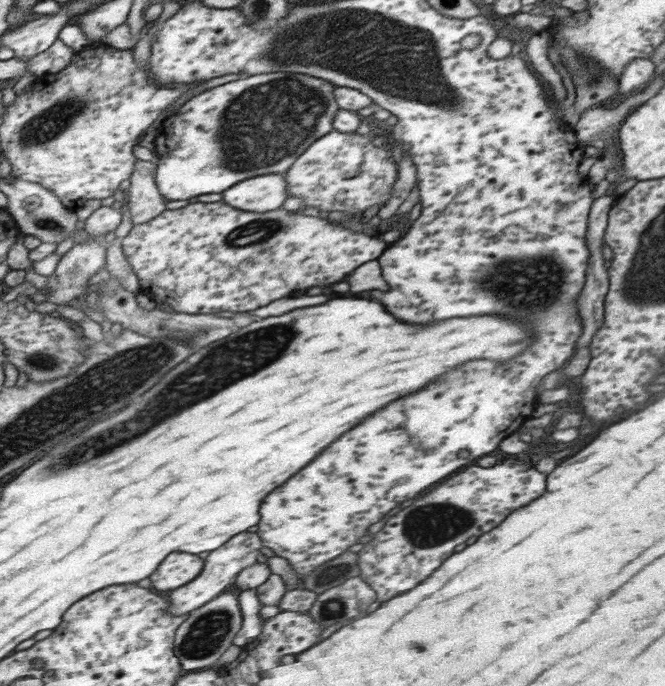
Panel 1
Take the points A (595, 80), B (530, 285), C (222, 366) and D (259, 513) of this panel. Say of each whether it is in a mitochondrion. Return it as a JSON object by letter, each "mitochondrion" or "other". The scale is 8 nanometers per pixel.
{"A":"mitochondrion","B":"mitochondrion","C":"mitochondrion","D":"other"}

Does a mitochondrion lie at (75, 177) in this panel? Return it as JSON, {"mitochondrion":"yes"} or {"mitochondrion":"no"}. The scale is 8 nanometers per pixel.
{"mitochondrion":"no"}

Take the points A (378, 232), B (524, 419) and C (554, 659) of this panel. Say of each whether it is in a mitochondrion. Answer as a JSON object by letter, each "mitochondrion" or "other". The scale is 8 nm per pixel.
{"A":"other","B":"other","C":"other"}

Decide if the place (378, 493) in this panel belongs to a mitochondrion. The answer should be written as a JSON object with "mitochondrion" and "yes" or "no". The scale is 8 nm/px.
{"mitochondrion":"no"}

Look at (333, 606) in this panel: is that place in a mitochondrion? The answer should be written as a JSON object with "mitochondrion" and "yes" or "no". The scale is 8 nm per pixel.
{"mitochondrion":"yes"}

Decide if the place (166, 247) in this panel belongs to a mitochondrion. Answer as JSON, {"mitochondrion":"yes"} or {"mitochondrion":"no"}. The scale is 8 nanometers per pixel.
{"mitochondrion":"no"}

